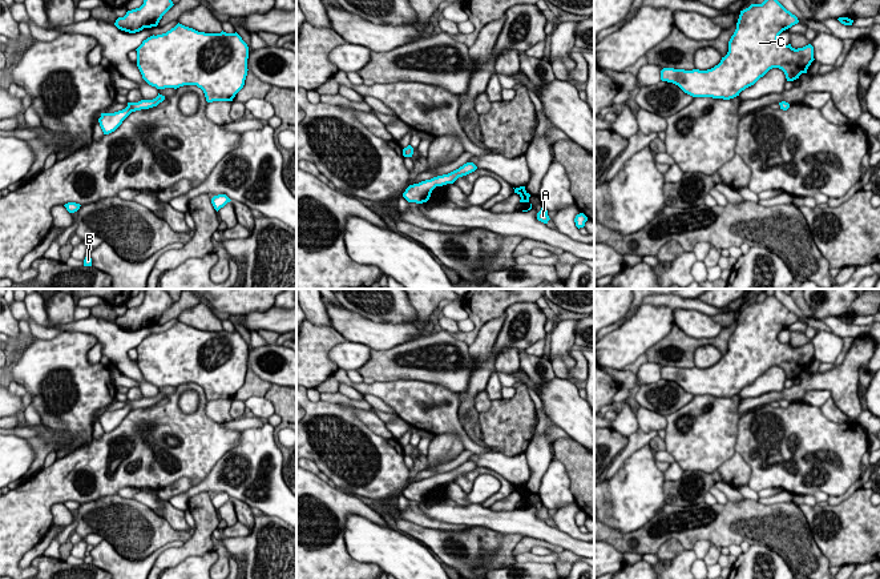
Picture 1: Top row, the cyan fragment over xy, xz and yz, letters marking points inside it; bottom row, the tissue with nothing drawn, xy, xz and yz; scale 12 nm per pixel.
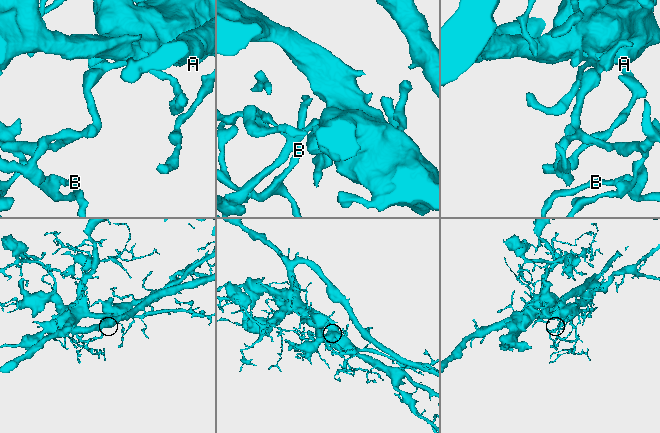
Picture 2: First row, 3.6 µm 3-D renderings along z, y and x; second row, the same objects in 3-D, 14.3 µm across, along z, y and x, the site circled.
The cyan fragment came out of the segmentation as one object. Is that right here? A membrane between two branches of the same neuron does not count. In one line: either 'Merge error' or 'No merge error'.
No merge error

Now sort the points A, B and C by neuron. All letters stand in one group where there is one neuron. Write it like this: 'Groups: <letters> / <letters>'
Groups: A B C

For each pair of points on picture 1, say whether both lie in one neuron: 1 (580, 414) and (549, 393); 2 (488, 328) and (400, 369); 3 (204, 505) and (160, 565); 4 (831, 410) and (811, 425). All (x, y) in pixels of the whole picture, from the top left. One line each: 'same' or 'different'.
1: same
2: different
3: same
4: different

